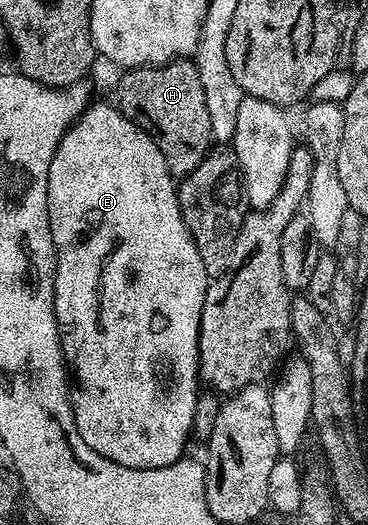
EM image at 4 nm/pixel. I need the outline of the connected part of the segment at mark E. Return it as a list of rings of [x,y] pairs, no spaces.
[[[92,102],[78,119],[71,124],[71,128],[63,133],[57,149],[53,153],[53,161],[49,165],[49,177],[47,178],[47,204],[49,205],[49,229],[53,233],[53,245],[55,246],[55,320],[59,326],[59,340],[63,346],[63,357],[73,376],[74,386],[70,388],[71,408],[73,417],[77,425],[77,433],[81,433],[81,441],[93,449],[93,453],[101,453],[109,461],[117,461],[117,465],[125,465],[129,469],[161,469],[165,465],[173,465],[179,459],[184,458],[187,447],[187,439],[192,438],[192,427],[194,409],[197,408],[198,397],[201,394],[201,380],[199,377],[199,326],[201,325],[201,305],[205,301],[209,276],[205,265],[201,265],[201,253],[197,253],[195,239],[191,236],[191,231],[185,225],[181,217],[179,208],[179,192],[176,180],[171,174],[171,170],[165,165],[165,157],[161,157],[161,149],[149,137],[149,133],[142,131],[129,117],[120,113],[119,108],[107,103]]]

